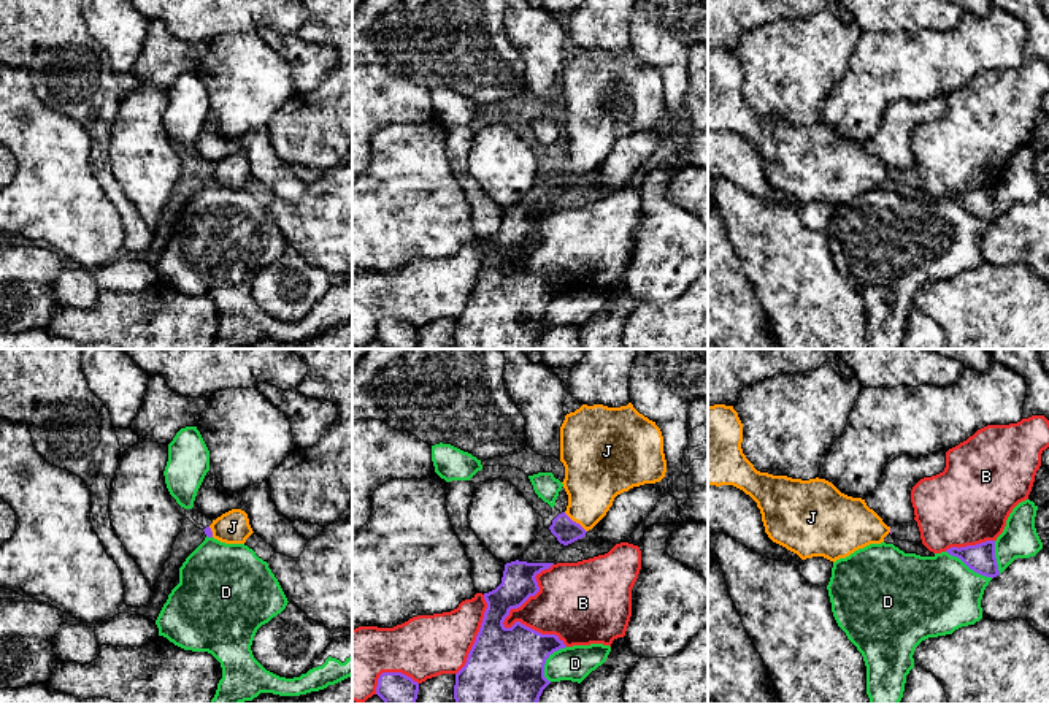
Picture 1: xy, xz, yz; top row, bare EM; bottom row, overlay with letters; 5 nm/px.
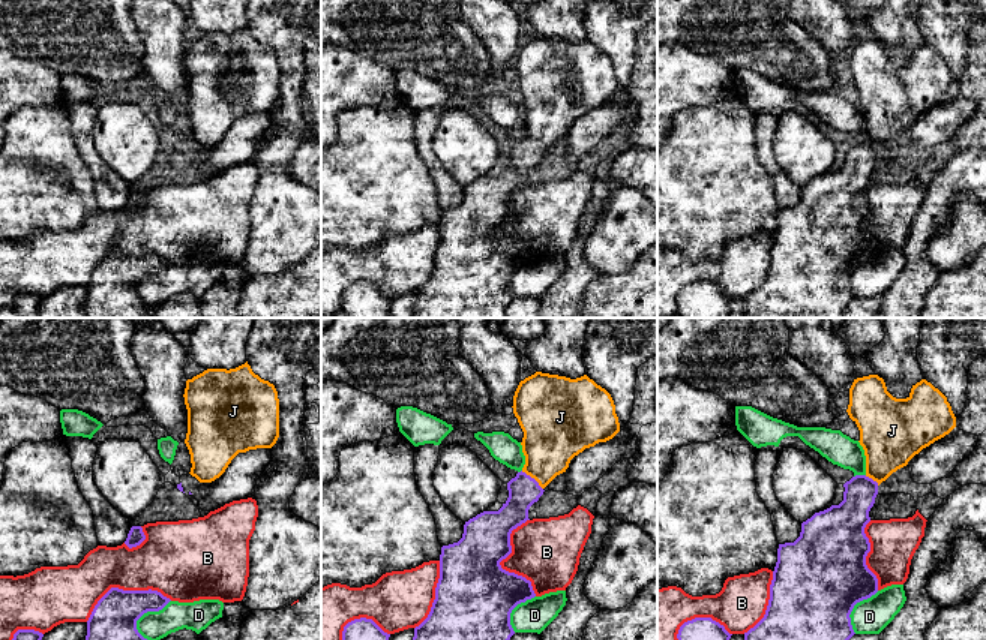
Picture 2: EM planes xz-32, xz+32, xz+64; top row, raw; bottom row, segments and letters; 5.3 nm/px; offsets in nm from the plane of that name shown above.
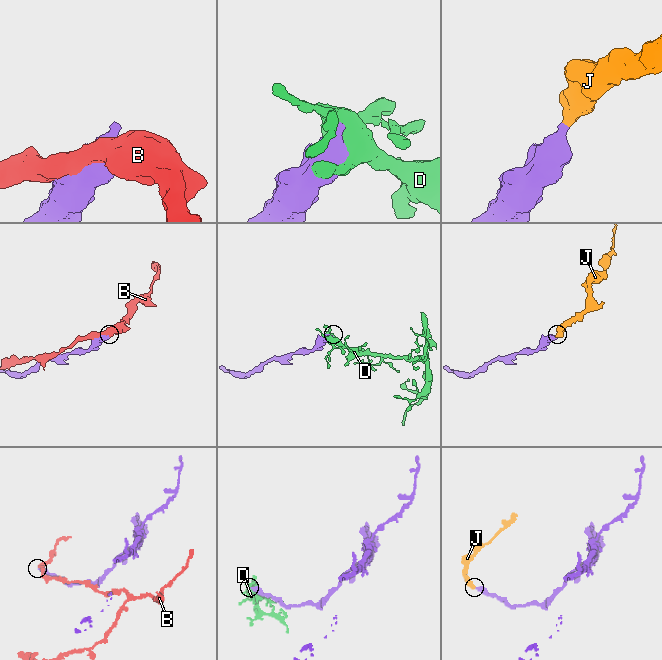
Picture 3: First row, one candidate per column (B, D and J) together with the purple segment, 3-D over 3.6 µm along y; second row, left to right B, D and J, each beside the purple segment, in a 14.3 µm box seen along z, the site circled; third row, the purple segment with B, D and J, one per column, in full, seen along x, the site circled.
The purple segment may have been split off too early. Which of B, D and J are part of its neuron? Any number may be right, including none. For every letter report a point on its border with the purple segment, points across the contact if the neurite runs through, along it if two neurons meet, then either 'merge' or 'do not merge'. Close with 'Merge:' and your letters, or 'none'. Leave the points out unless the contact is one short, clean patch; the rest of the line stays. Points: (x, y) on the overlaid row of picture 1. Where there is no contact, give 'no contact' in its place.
B: xz (503, 620) | do not merge
D: yz (970, 568) | do not merge
J: xz (575, 522) | across xz (564, 528), (575, 522), (587, 505), (594, 478) | merge
Merge: J

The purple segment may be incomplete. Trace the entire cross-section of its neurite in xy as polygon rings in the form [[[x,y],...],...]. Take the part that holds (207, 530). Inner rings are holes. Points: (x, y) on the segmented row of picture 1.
[[[232,509],[206,526],[205,534],[225,544],[244,544],[254,533],[248,514],[241,509]]]

